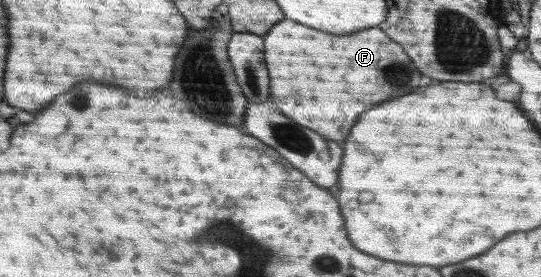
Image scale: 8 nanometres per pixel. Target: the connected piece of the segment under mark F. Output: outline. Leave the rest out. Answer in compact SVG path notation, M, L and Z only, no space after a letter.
M282 20L274 32L266 33L266 60L270 60L270 76L274 76L272 102L298 124L314 128L314 132L322 132L328 140L344 142L362 112L380 102L400 98L420 86L420 72L404 52L402 45L392 42L380 28L368 28L354 36L332 36L294 20Z

